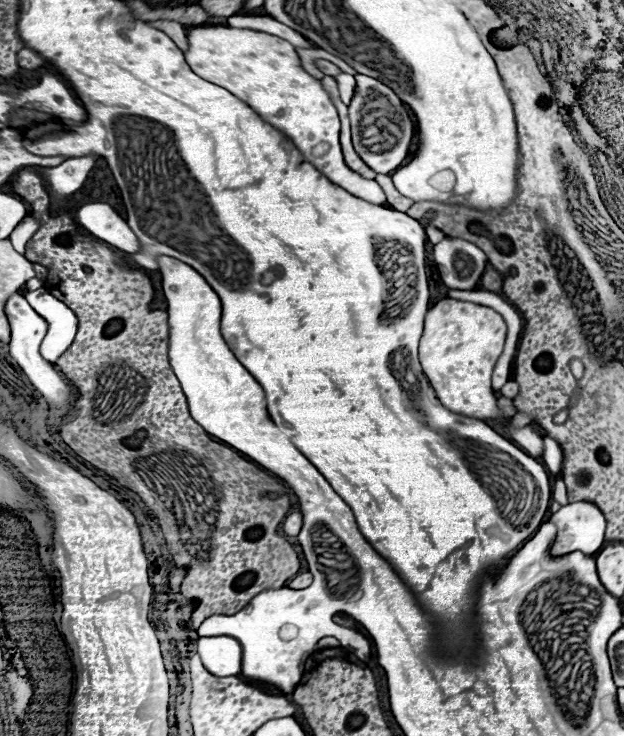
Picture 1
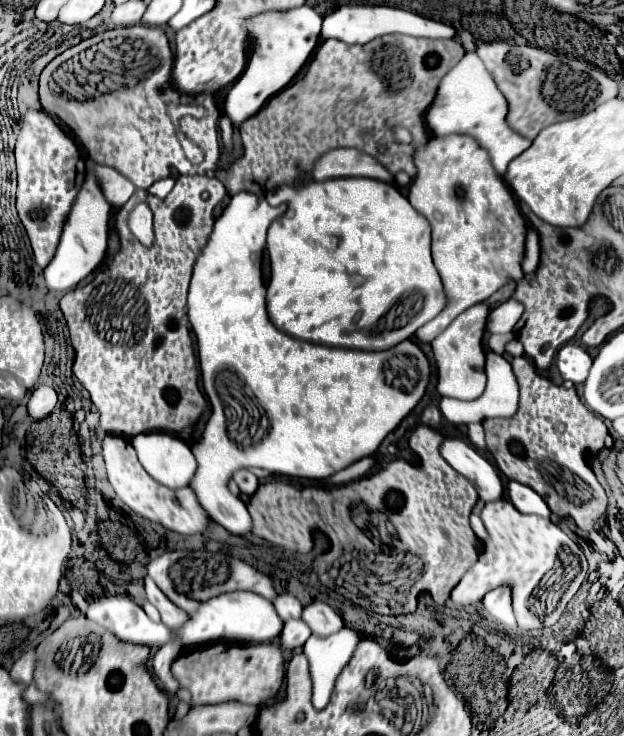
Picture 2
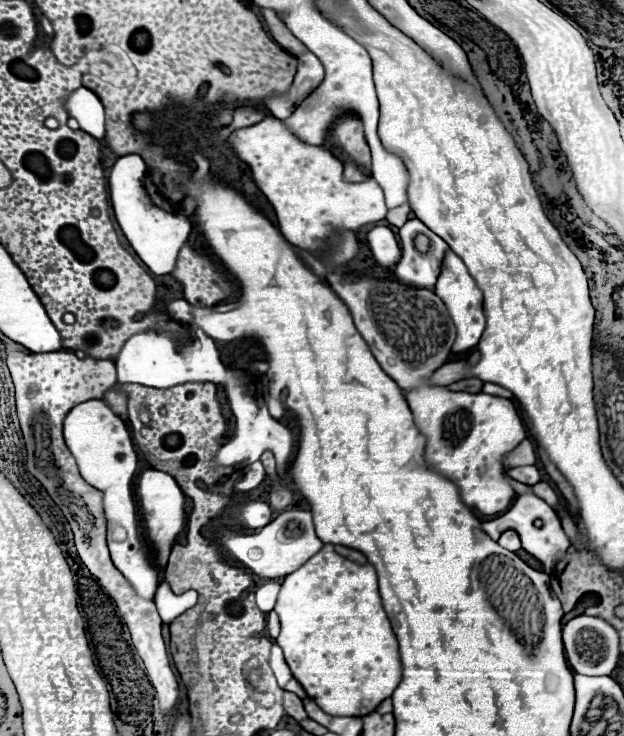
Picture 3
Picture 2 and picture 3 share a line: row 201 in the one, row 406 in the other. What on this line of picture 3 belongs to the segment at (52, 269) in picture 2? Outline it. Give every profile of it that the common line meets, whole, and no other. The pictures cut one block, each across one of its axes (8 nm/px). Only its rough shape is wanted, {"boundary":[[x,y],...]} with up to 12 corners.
{"boundary":[[102,400],[68,412],[64,440],[104,494],[114,566],[154,600],[160,572],[138,532],[138,458]]}

